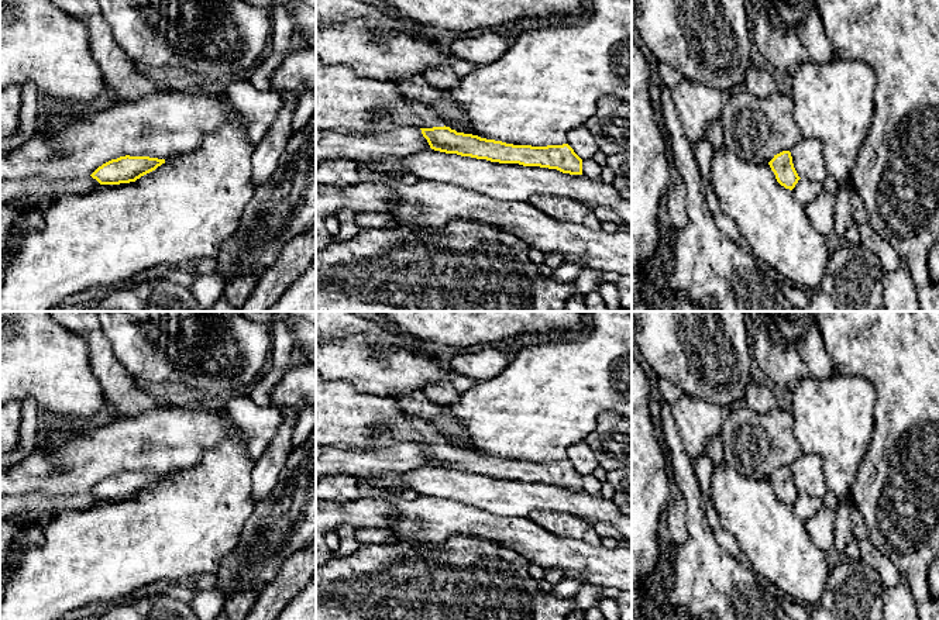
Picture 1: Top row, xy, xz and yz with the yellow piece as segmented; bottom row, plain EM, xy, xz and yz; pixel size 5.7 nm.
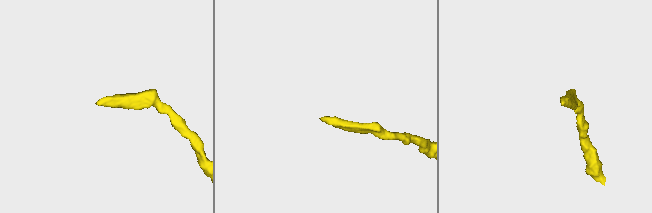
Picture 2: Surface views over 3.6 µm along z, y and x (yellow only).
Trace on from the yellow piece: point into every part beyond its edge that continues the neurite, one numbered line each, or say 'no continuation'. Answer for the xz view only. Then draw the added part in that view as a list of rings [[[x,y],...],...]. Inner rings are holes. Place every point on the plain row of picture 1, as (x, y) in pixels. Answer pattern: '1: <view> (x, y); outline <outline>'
1: xz (344, 416); outline [[[316,373],[316,445],[395,445],[444,442],[427,420],[402,410],[396,396],[364,393]]]

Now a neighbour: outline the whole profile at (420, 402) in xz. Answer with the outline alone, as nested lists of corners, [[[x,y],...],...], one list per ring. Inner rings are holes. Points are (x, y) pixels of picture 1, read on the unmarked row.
[[[423,390],[398,395],[396,400],[407,414],[430,421],[446,442],[457,448],[472,450],[464,427],[457,421],[448,406],[433,403]]]

